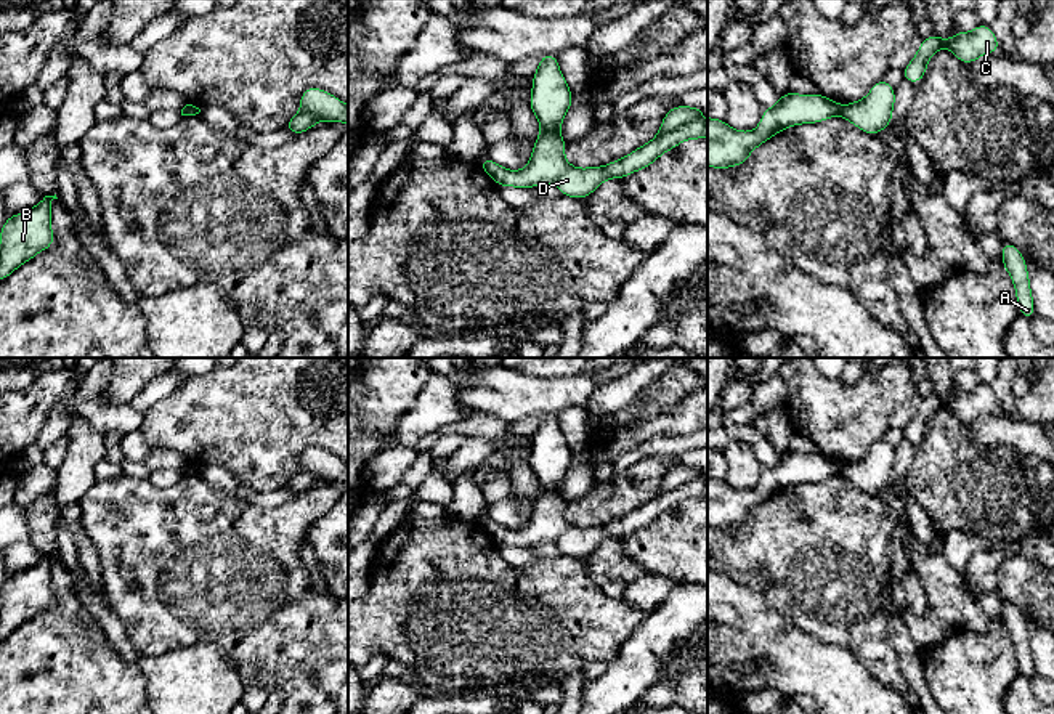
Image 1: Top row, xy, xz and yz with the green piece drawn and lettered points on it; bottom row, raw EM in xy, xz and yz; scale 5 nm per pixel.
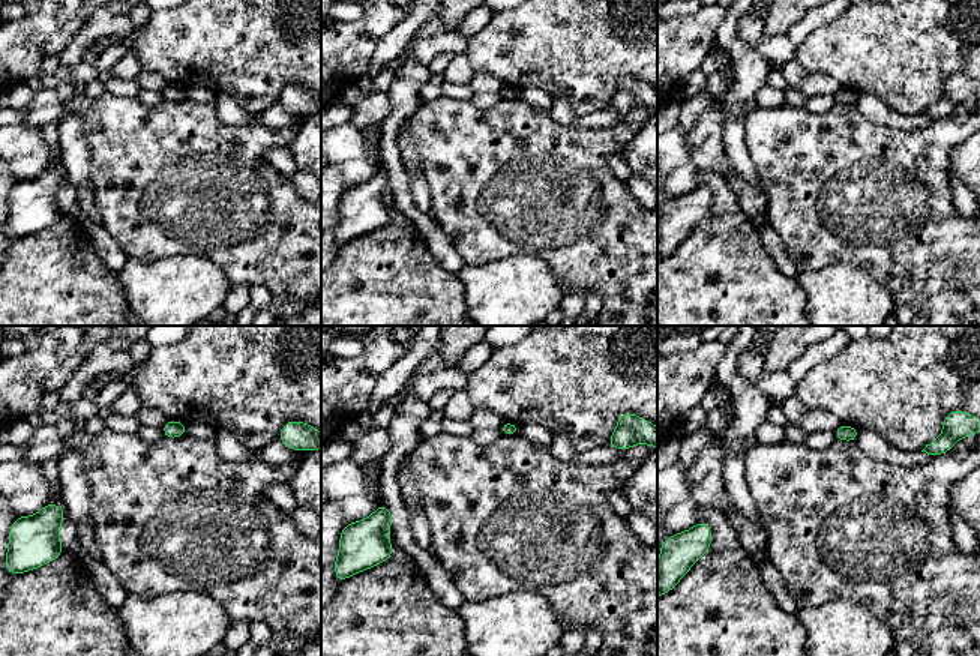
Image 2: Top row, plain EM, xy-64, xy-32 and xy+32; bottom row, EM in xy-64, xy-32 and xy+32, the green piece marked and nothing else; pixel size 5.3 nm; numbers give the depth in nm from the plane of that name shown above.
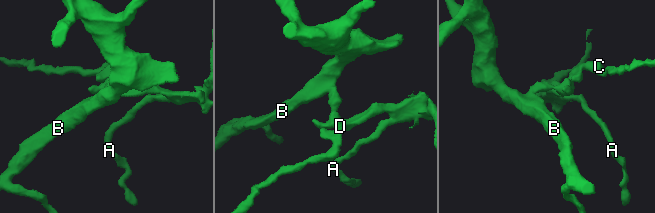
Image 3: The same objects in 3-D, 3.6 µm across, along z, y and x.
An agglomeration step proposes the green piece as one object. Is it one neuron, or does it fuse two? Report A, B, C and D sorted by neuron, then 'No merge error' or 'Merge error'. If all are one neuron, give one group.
Groups: A C D / B. Merge error

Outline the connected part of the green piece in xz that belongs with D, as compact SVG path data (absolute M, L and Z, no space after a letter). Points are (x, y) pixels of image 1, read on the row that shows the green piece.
M682 104L667 111L659 133L651 141L603 167L571 167L565 159L566 141L560 132L541 132L528 165L518 172L504 168L493 159L478 160L478 165L497 186L534 188L544 183L557 183L561 196L586 199L603 181L629 176L651 165L682 141L706 136L707 120L703 119L703 108Z

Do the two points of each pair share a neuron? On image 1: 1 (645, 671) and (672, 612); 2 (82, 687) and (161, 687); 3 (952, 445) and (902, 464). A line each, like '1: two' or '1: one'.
1: one
2: two
3: two

